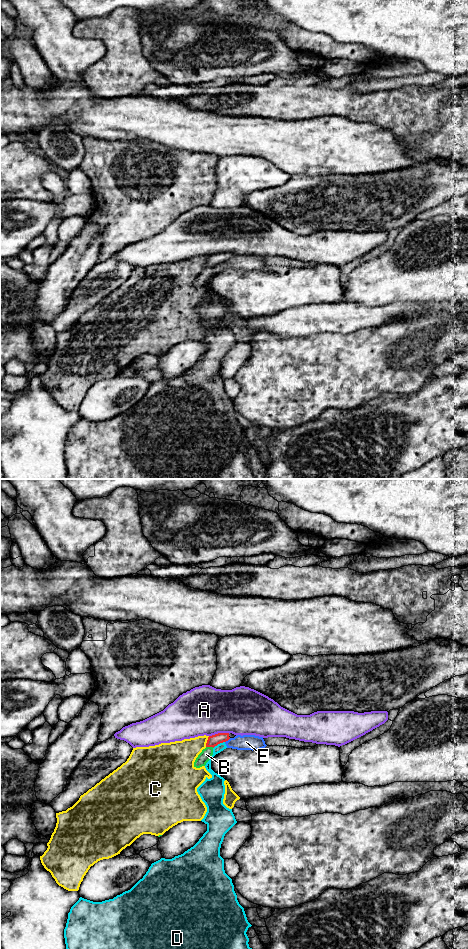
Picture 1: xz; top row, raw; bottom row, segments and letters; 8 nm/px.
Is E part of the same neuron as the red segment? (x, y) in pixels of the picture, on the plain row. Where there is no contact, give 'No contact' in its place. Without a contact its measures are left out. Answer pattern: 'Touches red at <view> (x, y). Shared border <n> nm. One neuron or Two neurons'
Touches red at xz (227, 260). Shared border 60 nm. Two neurons

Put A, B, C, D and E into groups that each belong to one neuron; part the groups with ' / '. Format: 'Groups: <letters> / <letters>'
Groups: A / B / C / D E

